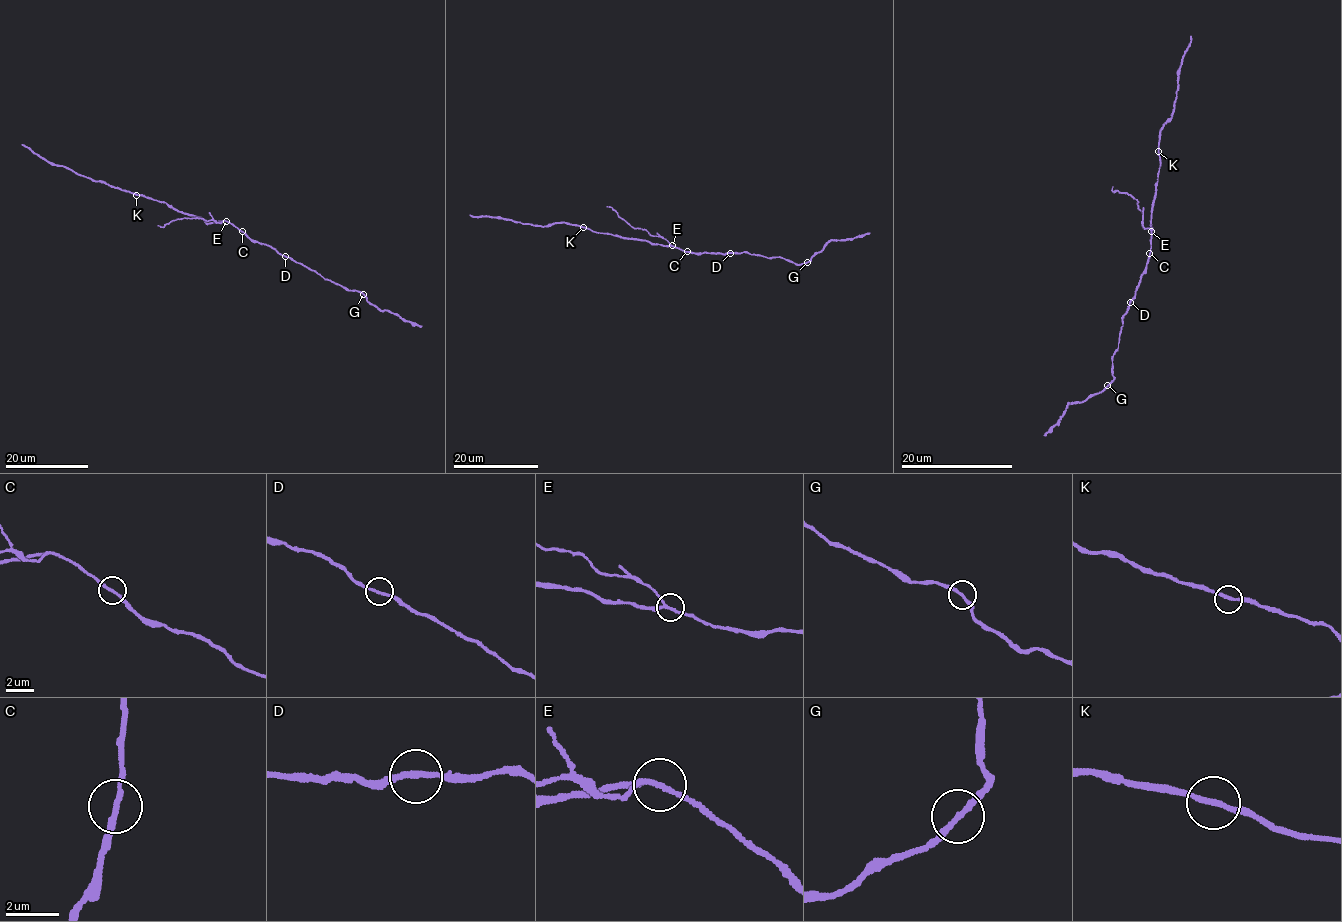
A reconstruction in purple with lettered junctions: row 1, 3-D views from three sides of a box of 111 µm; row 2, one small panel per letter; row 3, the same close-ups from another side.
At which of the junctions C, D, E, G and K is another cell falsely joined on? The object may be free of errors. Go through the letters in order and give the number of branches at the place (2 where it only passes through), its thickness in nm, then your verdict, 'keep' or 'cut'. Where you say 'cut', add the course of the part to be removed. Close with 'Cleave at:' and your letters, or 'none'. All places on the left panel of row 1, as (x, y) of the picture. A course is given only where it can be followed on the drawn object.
C: 2 | 190 nm | keep
D: 2 | 190 nm | keep
E: 3 | 170 nm | cut | (226, 221), (185, 217), (162, 227), (157, 225)
G: 2 | 200 nm | keep
K: 2 | 190 nm | keep
Cleave at: E

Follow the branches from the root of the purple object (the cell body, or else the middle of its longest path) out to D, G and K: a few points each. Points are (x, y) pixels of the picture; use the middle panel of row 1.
D: (679, 248), (696, 254), (730, 253)
G: (679, 248), (696, 254), (747, 252), (781, 258), (798, 265), (807, 262)
K: (679, 248), (595, 233), (583, 227)

